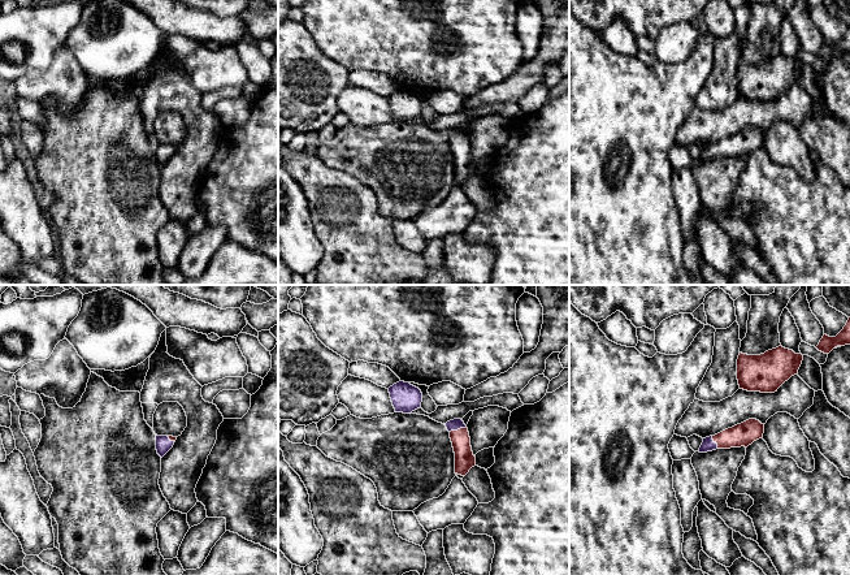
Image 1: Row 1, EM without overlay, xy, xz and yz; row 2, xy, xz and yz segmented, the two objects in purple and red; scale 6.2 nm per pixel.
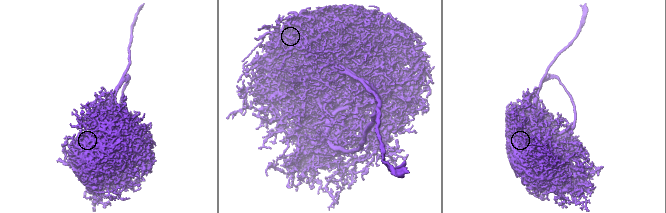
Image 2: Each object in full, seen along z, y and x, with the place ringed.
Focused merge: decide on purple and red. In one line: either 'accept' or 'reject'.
accept

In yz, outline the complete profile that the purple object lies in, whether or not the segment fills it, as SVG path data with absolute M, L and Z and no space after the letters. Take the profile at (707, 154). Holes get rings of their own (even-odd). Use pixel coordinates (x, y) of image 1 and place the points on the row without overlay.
M749 127L741 133L728 137L715 144L703 147L699 161L707 161L716 157L747 156L754 150L763 146L764 133L756 127Z

